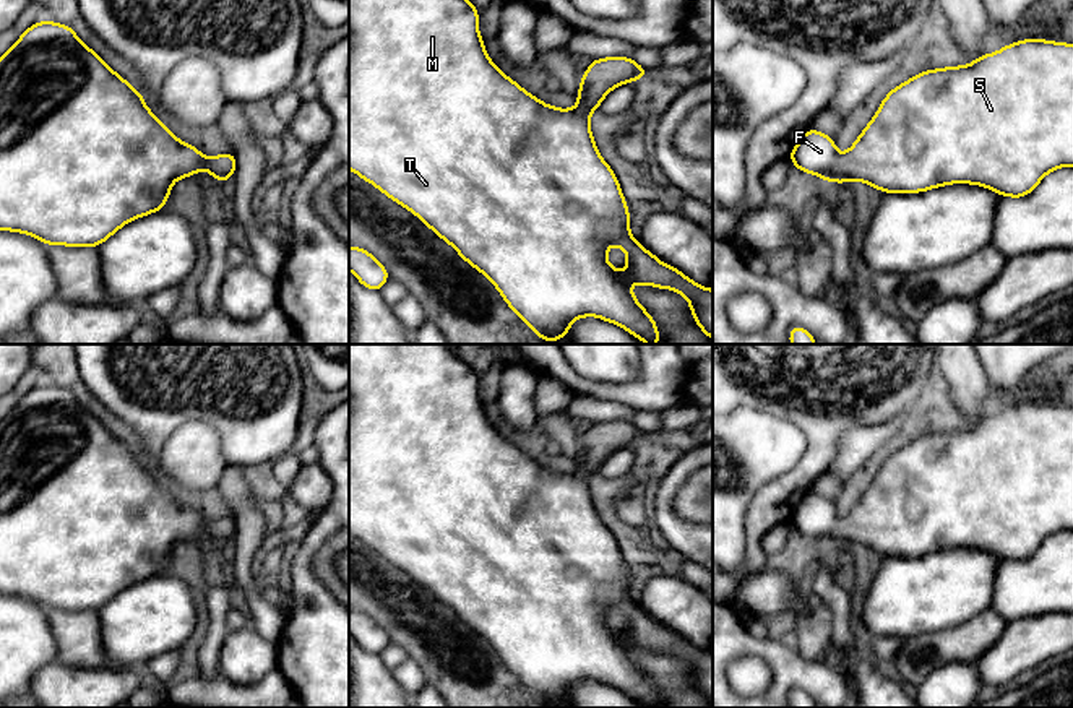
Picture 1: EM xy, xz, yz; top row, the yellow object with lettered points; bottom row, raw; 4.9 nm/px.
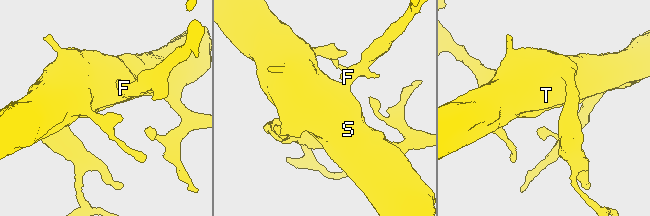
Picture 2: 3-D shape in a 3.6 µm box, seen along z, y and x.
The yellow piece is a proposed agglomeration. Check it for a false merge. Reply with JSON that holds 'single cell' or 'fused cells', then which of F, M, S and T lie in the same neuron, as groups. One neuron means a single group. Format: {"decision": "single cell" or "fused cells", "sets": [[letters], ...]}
{"decision": "single cell", "sets": [["F", "M", "S", "T"]]}

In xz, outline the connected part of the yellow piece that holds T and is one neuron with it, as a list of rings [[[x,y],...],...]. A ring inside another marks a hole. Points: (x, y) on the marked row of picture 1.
[[[349,0],[349,169],[383,195],[404,206],[450,244],[458,255],[482,273],[500,292],[506,305],[544,343],[560,341],[568,335],[571,323],[584,317],[597,317],[602,322],[618,325],[646,344],[659,343],[659,328],[654,318],[636,300],[630,283],[672,289],[688,300],[692,317],[701,331],[713,341],[713,289],[703,287],[675,266],[662,263],[654,253],[643,248],[630,232],[630,209],[622,193],[614,169],[602,159],[591,133],[591,114],[599,109],[604,97],[620,84],[646,78],[648,70],[630,57],[593,58],[580,80],[578,104],[573,109],[549,106],[523,89],[506,76],[489,57],[484,39],[479,34],[479,10],[469,0]],[[620,247],[627,255],[627,268],[618,273],[607,261],[607,248]]]

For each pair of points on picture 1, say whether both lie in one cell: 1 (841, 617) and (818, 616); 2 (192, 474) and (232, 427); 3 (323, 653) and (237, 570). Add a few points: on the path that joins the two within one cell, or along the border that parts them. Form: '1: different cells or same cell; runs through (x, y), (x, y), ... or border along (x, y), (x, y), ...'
1: different cells; border along (814, 600), (825, 604), (831, 613), (831, 642)
2: different cells; border along (189, 419), (208, 423), (215, 429), (228, 463)
3: different cells; border along (288, 617), (283, 634), (276, 642)

